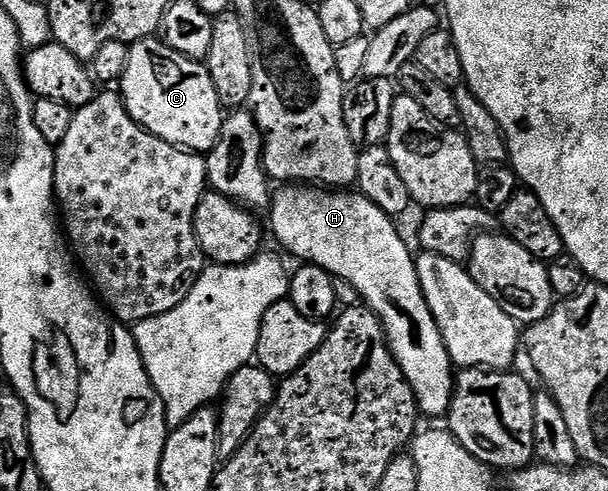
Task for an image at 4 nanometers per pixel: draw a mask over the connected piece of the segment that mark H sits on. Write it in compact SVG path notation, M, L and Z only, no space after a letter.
M283 186L280 192L278 189L272 195L270 212L271 228L281 247L288 248L299 262L316 264L335 279L349 282L349 286L359 292L362 303L372 308L377 318L382 320L387 344L413 390L420 413L424 417L446 417L451 408L451 395L455 392L456 373L453 371L441 330L419 285L415 269L416 257L411 256L402 234L395 229L396 221L386 216L376 204L369 202L367 196L351 190L328 190L323 186Z

